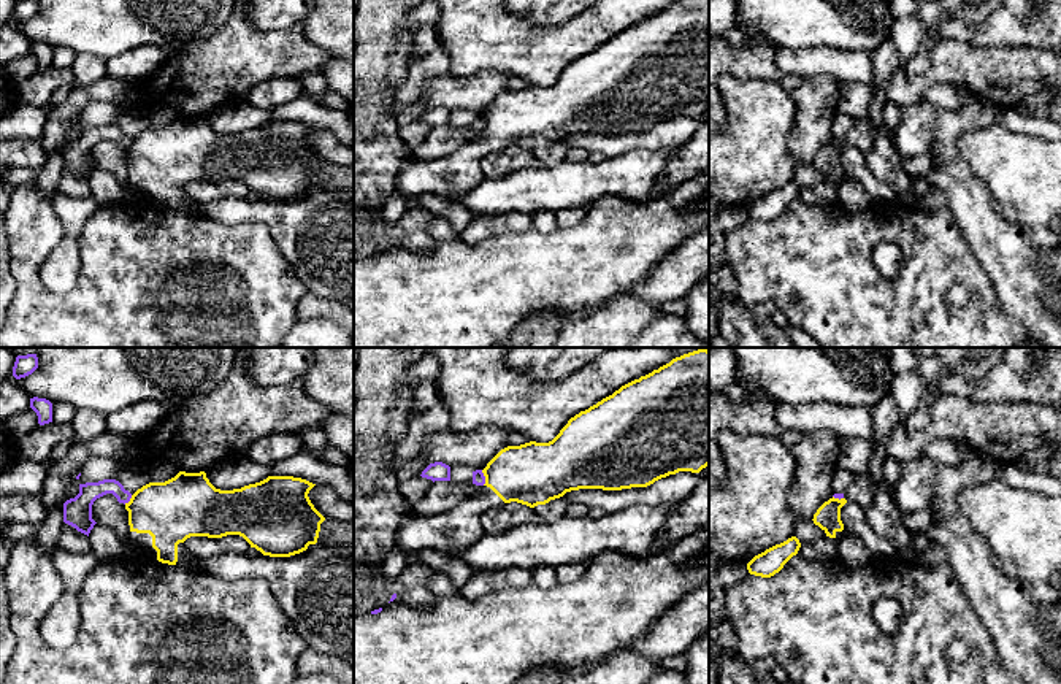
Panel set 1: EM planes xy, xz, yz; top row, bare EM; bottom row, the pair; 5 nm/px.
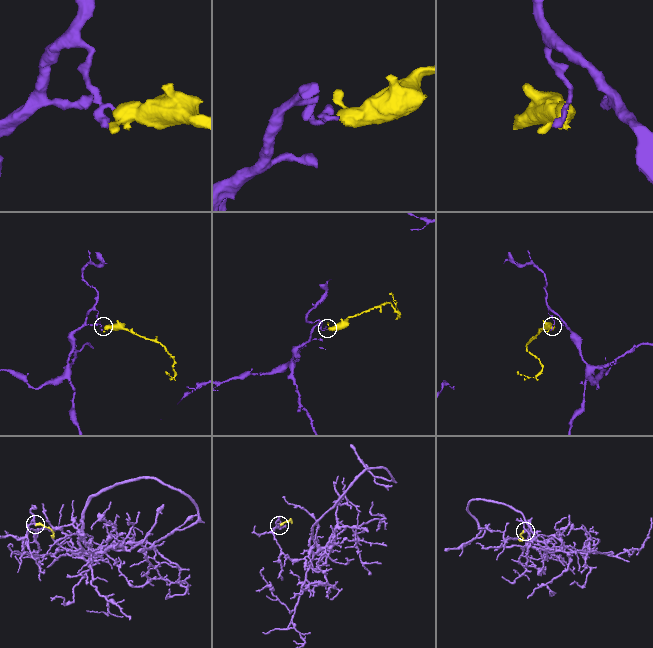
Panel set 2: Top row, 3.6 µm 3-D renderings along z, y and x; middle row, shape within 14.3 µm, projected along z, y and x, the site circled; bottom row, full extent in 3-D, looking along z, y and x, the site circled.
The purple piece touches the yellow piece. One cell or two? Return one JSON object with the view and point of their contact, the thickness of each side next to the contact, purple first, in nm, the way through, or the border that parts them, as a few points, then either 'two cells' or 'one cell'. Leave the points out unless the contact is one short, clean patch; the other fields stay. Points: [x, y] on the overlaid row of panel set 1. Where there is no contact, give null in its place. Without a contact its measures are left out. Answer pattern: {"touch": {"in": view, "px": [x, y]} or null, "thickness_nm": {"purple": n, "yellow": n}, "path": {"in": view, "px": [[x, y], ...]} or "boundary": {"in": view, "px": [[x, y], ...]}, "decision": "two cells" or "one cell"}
{"touch": {"in": "xz", "px": [484, 478]}, "thickness_nm": {"purple": 60, "yellow": 320}, "boundary": {"in": "xz", "px": [[481, 470], [484, 484]]}, "decision": "two cells"}

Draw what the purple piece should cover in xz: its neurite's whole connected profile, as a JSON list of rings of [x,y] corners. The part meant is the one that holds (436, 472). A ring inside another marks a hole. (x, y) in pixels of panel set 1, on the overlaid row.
[[[442,462],[430,463],[420,475],[422,478],[435,481],[450,481],[450,467]]]

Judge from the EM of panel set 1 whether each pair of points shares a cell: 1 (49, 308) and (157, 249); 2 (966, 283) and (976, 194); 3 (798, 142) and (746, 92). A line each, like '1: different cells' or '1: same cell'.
1: same cell
2: different cells
3: different cells

